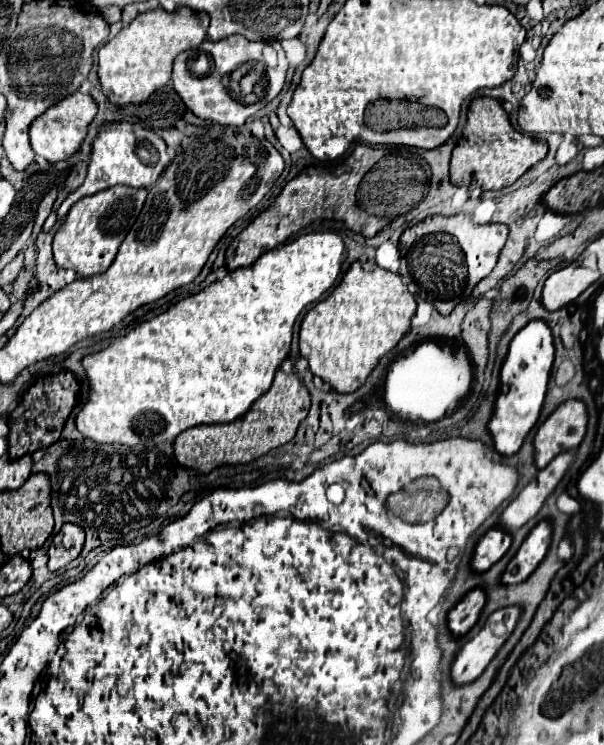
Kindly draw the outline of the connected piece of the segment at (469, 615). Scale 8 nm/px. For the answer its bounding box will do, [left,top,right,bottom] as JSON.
[448,587,486,637]

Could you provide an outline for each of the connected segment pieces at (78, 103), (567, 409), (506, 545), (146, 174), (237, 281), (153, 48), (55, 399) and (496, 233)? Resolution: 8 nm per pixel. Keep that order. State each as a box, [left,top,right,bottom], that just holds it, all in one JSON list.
[[30,91,98,163],[534,399,588,467],[472,527,512,573],[64,121,170,207],[76,233,346,445],[98,7,208,107],[8,369,82,459],[400,213,506,315]]

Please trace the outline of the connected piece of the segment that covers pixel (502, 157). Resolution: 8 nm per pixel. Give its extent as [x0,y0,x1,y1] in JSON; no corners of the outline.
[450,97,548,189]

